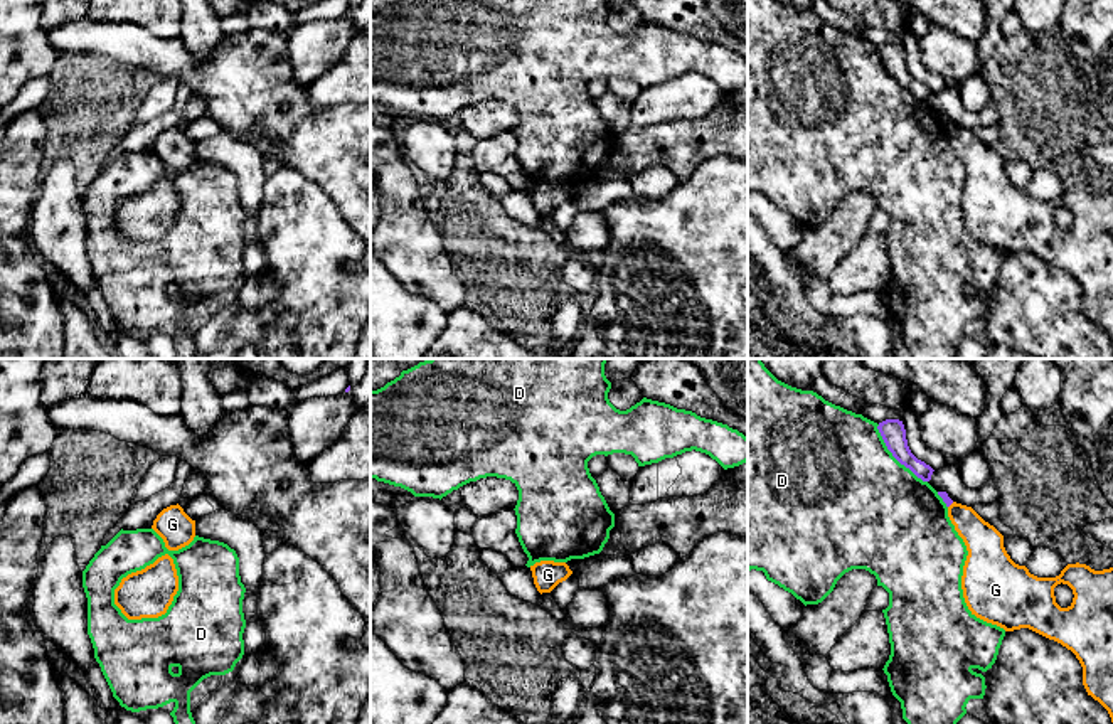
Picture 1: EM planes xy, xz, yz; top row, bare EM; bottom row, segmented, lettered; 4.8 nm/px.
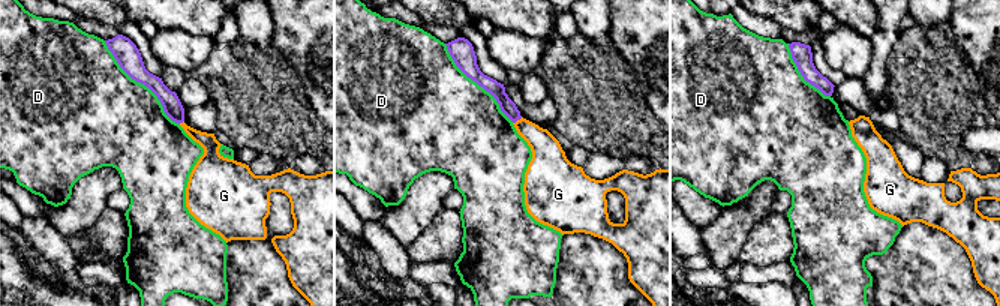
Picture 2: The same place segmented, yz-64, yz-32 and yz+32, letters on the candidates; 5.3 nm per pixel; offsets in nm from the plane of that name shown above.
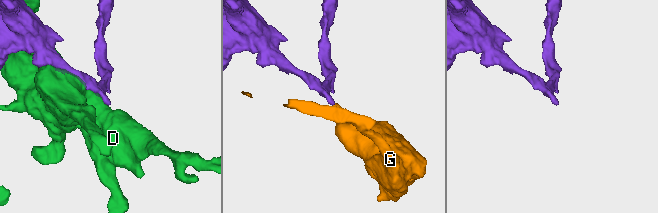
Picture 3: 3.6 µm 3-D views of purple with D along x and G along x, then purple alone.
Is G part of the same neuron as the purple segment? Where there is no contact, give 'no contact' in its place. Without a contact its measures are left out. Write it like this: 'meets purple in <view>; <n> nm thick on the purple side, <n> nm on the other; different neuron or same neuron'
meets purple in yz; 40 nm thick on the purple side, 180 nm on the other; different neuron

